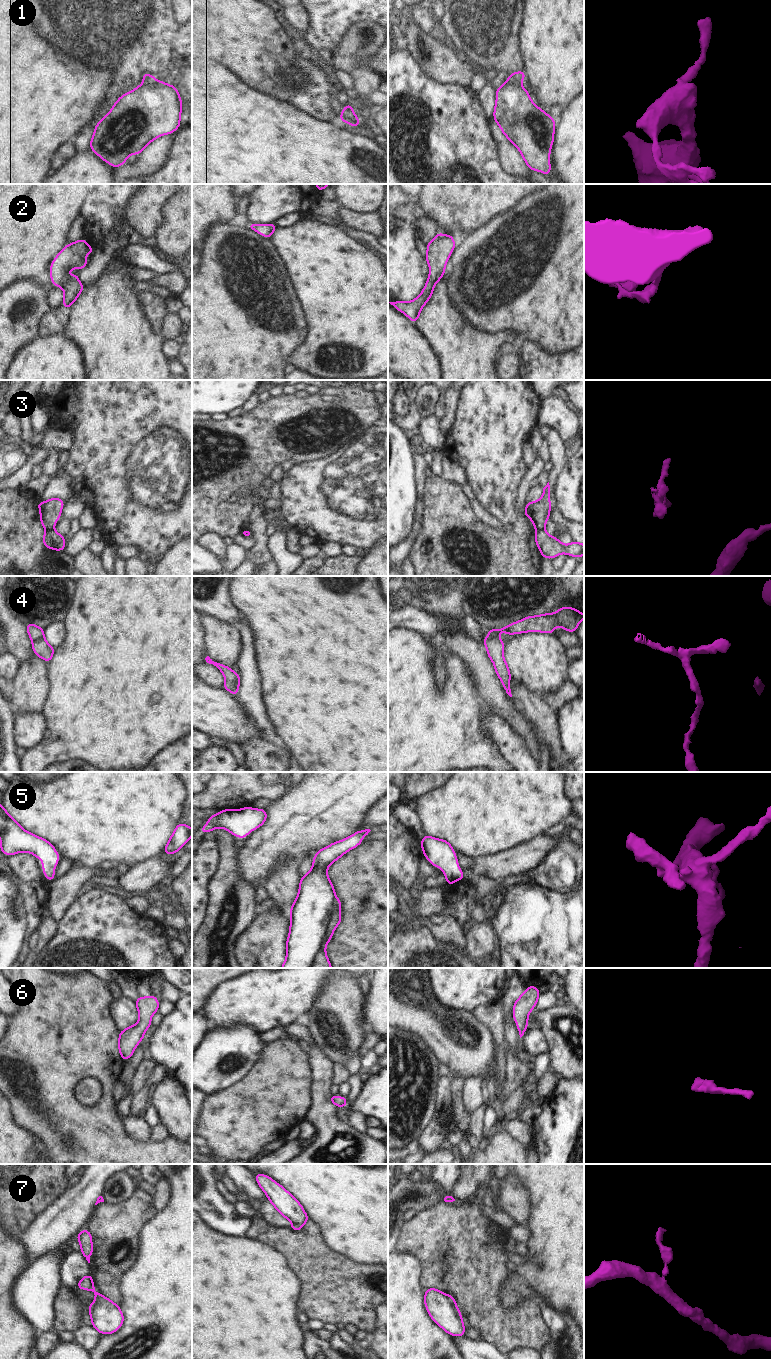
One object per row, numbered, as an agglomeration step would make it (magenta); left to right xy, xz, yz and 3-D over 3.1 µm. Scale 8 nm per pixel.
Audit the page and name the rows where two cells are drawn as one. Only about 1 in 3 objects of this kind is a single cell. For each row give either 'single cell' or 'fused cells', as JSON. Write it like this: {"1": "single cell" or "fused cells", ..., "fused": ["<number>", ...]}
{"1": "fused cells", "2": "single cell", "3": "fused cells", "4": "fused cells", "5": "single cell", "6": "single cell", "7": "fused cells", "fused": ["1", "3", "4", "7"]}

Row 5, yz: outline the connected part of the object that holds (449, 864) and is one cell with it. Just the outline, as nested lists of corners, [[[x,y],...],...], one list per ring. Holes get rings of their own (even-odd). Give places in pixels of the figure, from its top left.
[[[425,835],[421,839],[424,856],[434,866],[442,869],[447,885],[452,885],[459,879],[465,879],[465,874],[458,866],[454,848],[446,840]]]

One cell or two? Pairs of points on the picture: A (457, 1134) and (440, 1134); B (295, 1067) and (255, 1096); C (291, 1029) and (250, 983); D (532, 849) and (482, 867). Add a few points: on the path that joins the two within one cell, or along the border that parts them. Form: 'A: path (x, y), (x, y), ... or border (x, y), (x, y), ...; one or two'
A: border (447, 1133), (448, 1143); two
B: path (285, 1077), (265, 1096); one
C: border (294, 1021), (285, 1027); two
D: path (520, 858), (500, 865), (494, 865); one

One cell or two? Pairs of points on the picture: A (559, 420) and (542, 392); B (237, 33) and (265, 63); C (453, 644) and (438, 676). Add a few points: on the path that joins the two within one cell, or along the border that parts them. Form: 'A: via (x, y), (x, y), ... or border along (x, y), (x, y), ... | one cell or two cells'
A: border along (565, 396), (561, 392), (556, 392), (542, 399) | two cells
B: via (239, 42), (256, 59) | one cell
C: border along (439, 633), (442, 645), (446, 650) | two cells

